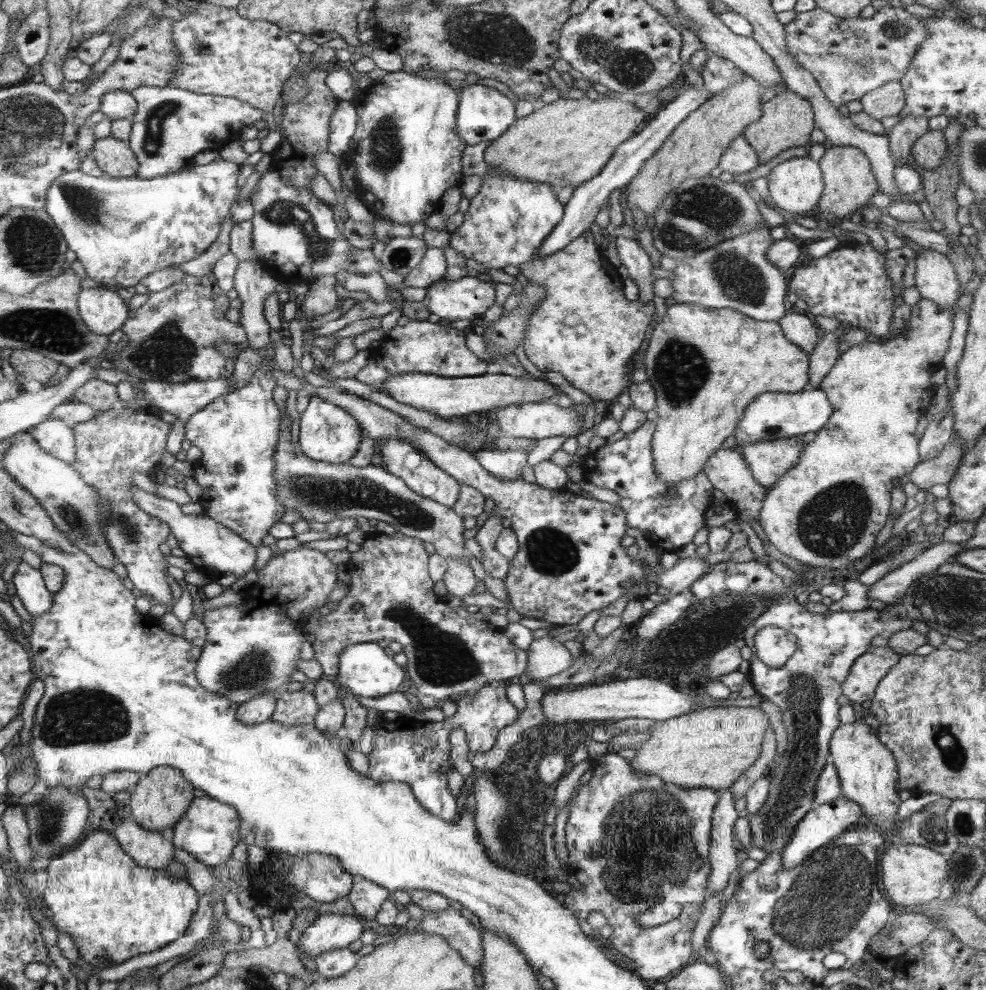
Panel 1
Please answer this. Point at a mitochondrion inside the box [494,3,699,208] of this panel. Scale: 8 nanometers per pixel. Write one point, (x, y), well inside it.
(629, 68)

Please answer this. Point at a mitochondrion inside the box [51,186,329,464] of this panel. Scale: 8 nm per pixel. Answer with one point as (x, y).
(168, 350)

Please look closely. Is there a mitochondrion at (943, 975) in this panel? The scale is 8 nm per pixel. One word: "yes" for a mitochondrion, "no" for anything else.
no

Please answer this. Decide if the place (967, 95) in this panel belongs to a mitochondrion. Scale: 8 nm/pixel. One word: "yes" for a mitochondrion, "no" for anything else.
no

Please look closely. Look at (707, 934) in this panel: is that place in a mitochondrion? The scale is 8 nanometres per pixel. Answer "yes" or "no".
no

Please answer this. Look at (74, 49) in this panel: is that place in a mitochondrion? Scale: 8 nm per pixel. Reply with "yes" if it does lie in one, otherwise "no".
no

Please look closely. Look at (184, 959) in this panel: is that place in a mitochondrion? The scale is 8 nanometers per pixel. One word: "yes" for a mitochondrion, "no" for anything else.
no

